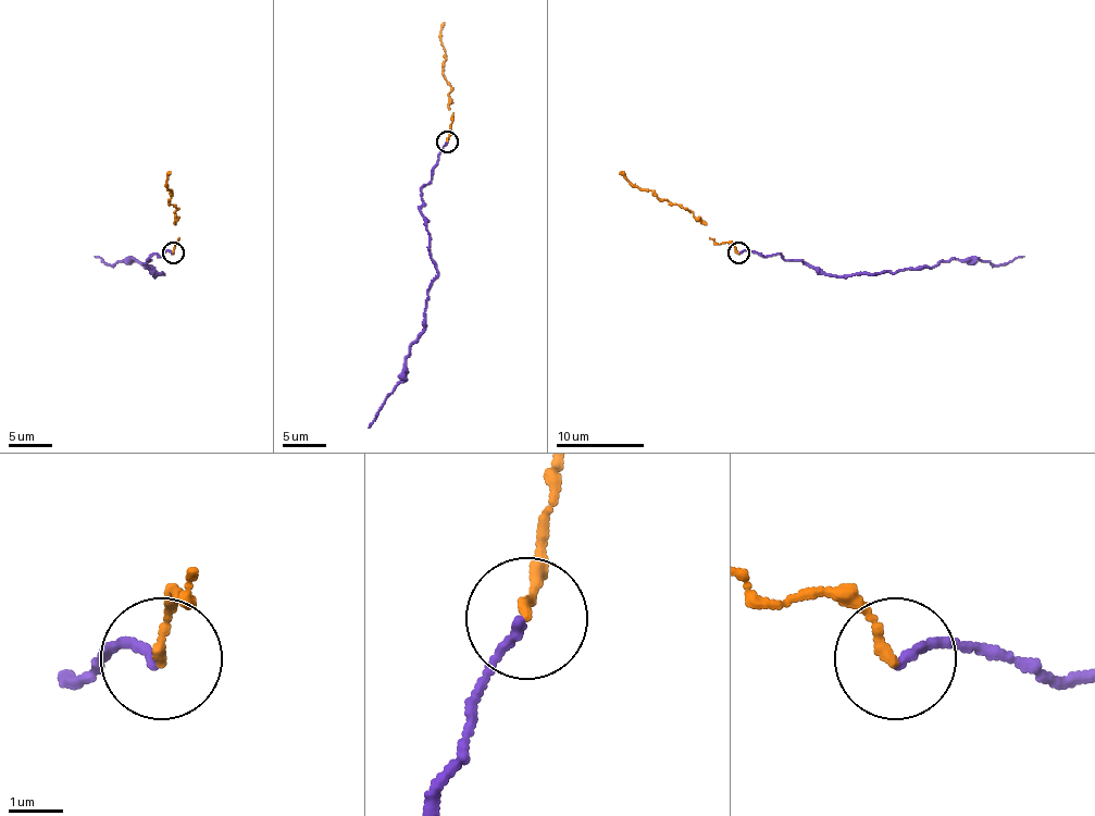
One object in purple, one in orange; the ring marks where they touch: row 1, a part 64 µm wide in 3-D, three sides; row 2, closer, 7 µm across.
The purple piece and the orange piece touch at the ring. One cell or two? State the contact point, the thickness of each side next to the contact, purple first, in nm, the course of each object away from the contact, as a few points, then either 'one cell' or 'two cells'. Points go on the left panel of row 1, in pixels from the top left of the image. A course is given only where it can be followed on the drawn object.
at (173, 252); 170 nm thick on the purple side, 160 nm on the other; purple runs (174, 252), (168, 250), (148, 259), (154, 276), (163, 274), (152, 272), (132, 259), (112, 266), (95, 257); orange runs (174, 252), (178, 237), (176, 210), (170, 201), (172, 190), (168, 186), (170, 173); two cells

